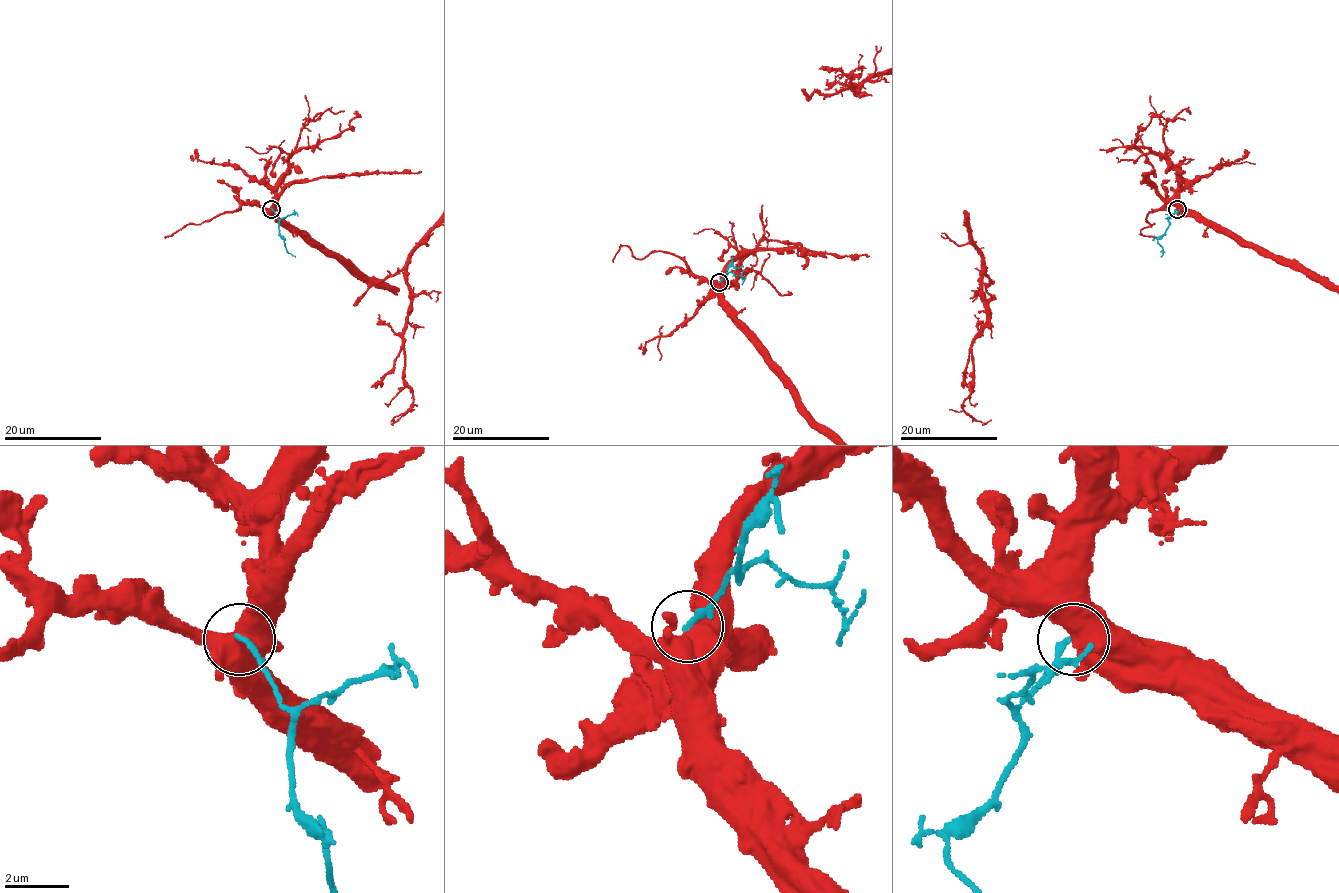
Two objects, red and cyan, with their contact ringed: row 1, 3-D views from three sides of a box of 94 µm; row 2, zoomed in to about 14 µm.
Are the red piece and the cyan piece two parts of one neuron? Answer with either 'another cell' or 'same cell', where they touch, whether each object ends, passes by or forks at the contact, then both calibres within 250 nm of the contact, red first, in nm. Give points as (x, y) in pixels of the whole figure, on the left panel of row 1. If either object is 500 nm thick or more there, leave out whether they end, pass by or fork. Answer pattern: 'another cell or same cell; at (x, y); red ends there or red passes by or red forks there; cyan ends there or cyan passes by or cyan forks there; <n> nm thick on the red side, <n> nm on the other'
another cell; at (271, 209); 900 nm thick on the red side, 180 nm on the other

